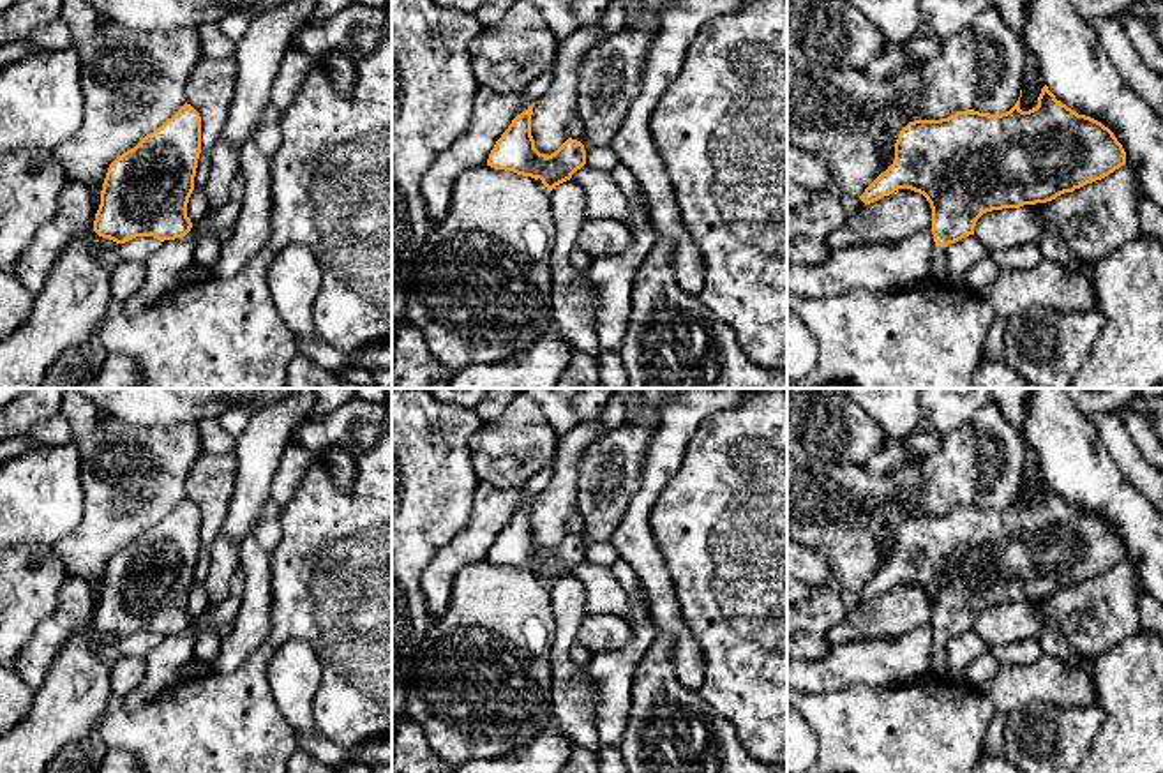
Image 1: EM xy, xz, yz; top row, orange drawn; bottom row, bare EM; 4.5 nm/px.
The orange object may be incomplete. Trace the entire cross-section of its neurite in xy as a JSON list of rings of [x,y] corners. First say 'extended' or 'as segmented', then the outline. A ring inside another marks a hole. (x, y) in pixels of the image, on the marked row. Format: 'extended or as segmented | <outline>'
as segmented | [[[185,102],[159,129],[109,164],[94,231],[116,244],[125,244],[136,236],[154,236],[161,242],[185,236],[192,228],[187,203],[194,191],[199,154],[201,116]]]

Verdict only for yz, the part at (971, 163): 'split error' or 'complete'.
split error

